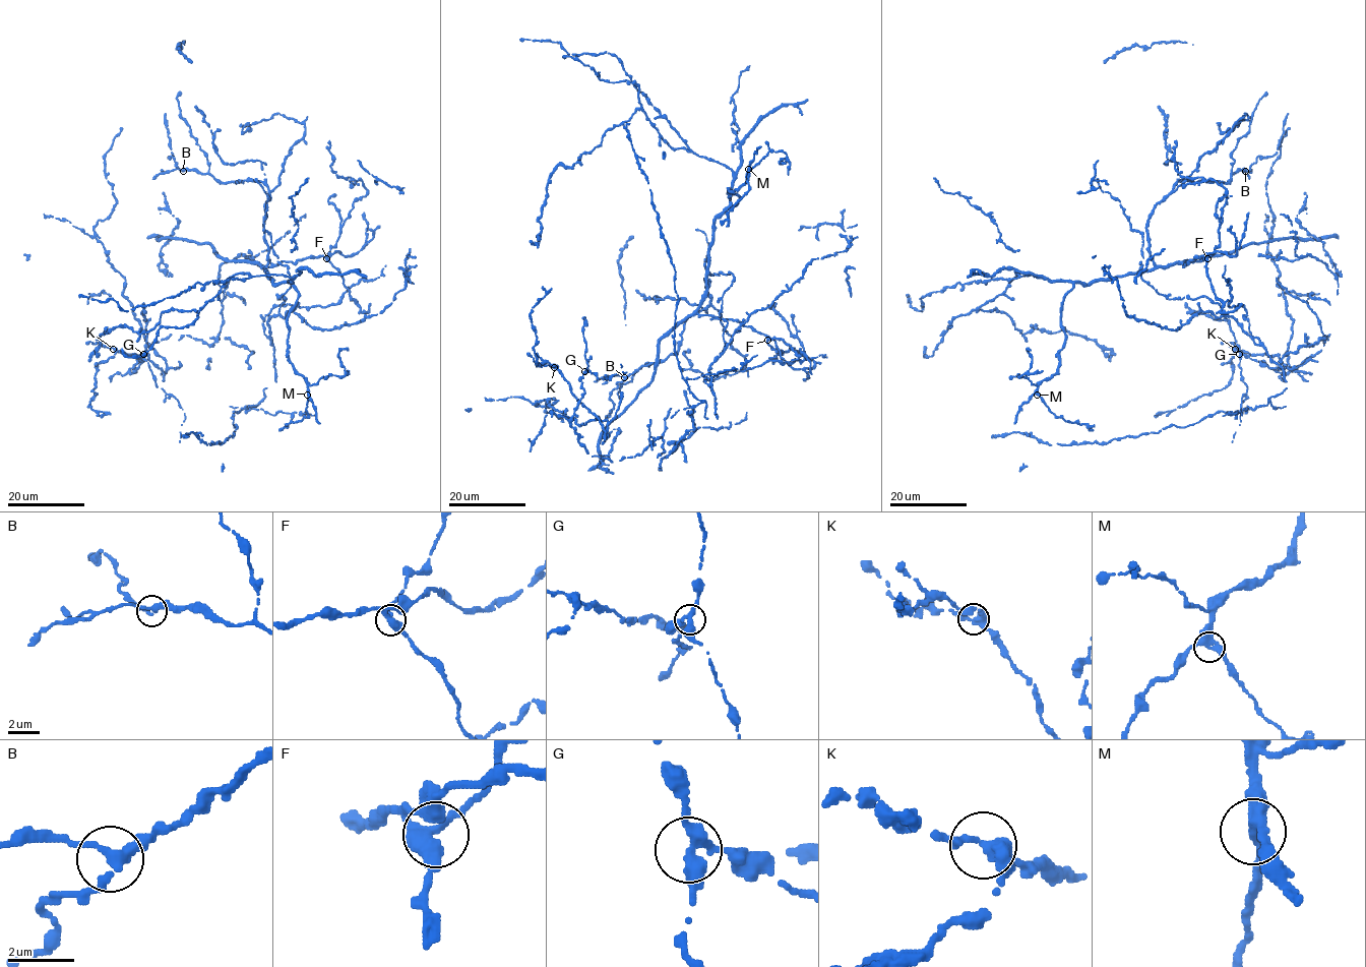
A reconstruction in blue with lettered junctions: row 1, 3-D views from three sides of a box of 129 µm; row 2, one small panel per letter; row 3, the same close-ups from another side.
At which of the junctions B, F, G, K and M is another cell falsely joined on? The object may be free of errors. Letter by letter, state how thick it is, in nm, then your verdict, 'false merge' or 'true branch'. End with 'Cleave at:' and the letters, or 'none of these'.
B: 280 nm thick; true branch
F: 320 nm thick; true branch
G: 320 nm thick; false merge
K: 320 nm thick; true branch
M: 360 nm thick; true branch
Cleave at: G

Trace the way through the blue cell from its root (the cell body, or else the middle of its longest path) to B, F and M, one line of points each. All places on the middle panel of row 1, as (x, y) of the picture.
B: (709, 367), (725, 347), (719, 311), (729, 272), (705, 278), (710, 304), (684, 322), (679, 350), (624, 377)
F: (709, 367), (725, 347), (728, 322), (719, 311), (734, 278), (713, 274), (697, 312), (737, 320), (767, 340)
M: (709, 367), (734, 278), (713, 274), (706, 285), (713, 224), (748, 169)

